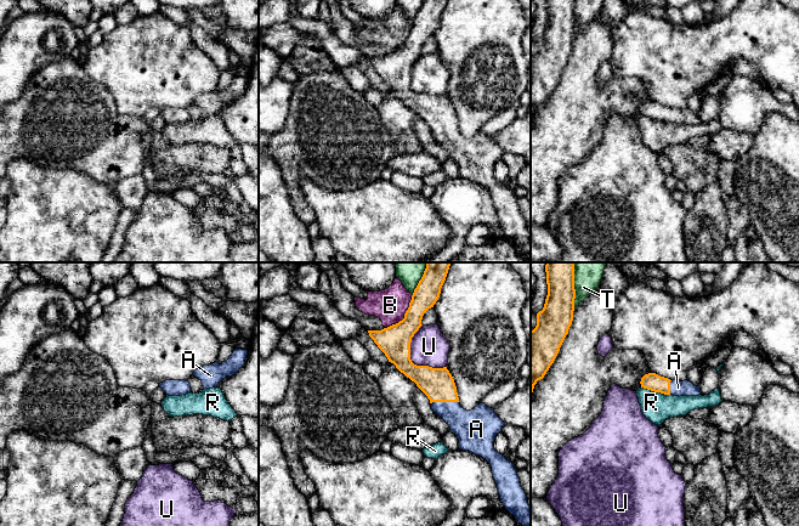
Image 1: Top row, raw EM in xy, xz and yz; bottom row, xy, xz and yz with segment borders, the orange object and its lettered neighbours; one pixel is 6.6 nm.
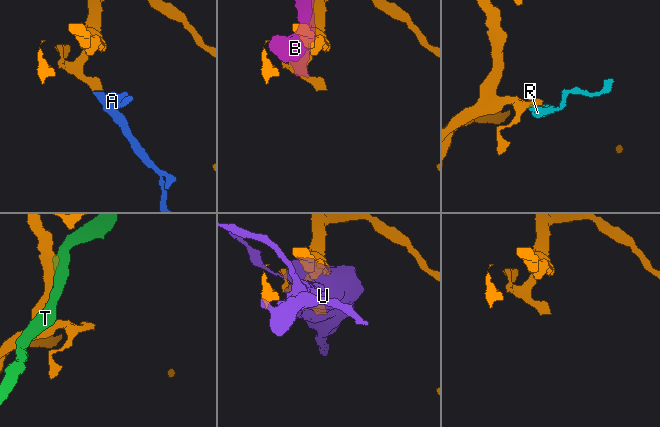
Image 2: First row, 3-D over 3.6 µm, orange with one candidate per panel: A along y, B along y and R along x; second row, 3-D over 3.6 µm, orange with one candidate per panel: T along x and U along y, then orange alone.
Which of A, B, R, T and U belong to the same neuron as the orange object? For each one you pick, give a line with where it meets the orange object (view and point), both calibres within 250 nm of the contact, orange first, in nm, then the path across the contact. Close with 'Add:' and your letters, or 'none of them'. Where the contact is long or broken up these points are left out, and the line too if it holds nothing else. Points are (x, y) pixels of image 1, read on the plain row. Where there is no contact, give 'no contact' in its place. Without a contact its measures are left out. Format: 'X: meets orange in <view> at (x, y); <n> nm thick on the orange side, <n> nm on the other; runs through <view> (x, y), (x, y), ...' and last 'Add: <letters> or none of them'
A: meets orange in xz at (443, 129); 220 nm thick on the orange side, 220 nm on the other
Add: A

